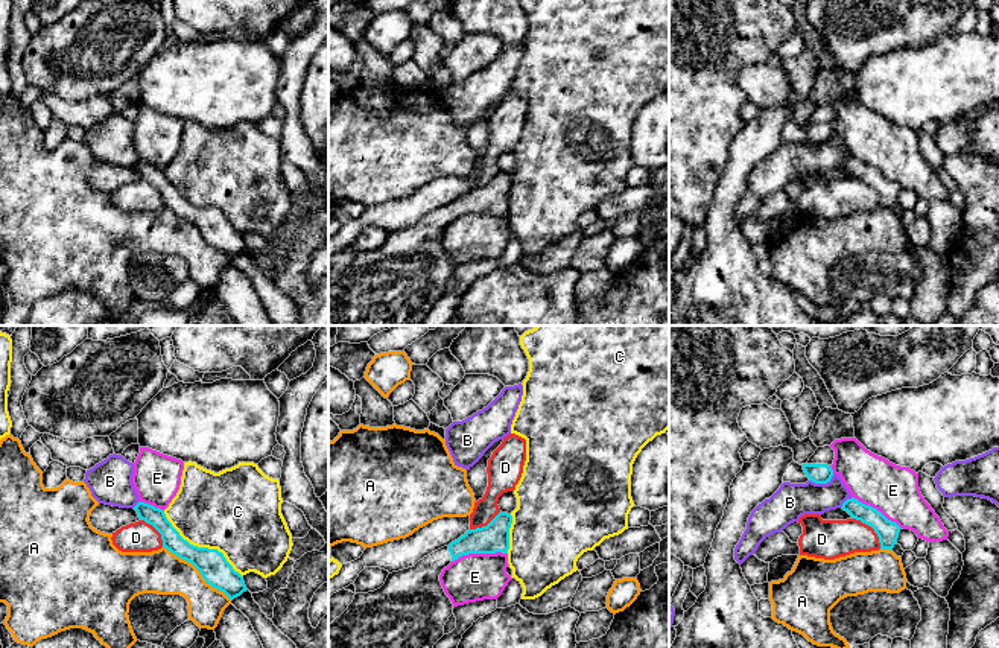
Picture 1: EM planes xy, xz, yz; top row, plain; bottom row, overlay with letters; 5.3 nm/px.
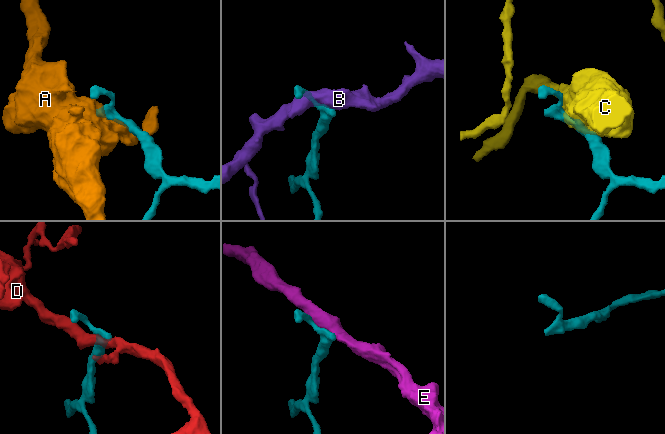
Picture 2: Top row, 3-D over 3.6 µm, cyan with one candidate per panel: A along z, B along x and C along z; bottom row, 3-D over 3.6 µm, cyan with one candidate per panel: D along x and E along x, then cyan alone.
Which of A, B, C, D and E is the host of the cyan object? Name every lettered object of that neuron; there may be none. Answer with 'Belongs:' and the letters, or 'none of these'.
Belongs: none of these

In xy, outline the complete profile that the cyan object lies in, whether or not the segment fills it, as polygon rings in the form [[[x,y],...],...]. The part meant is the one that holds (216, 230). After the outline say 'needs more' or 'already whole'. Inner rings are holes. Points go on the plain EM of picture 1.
[[[138,161],[134,169],[140,179],[152,184],[161,193],[163,207],[192,222],[207,243],[224,251],[231,260],[248,249],[243,236],[233,228],[222,211],[190,204],[172,186],[163,169],[144,161]]]; already whole

